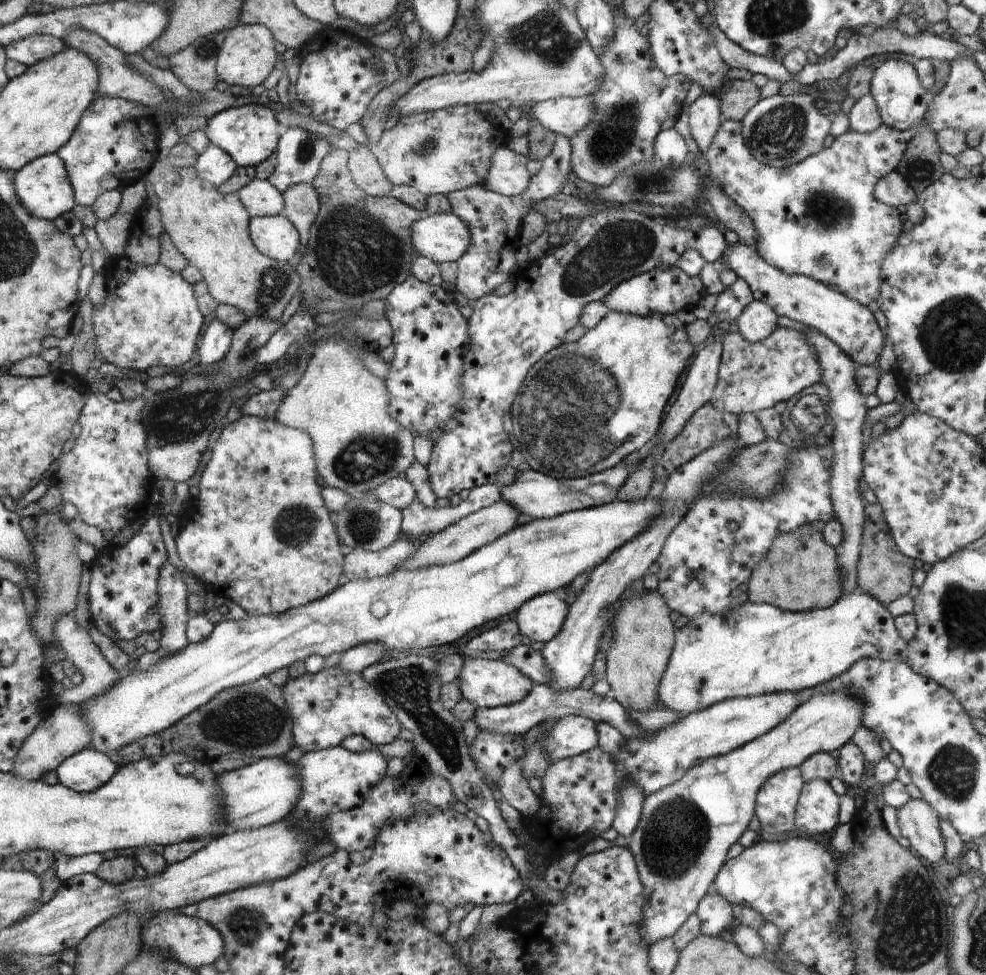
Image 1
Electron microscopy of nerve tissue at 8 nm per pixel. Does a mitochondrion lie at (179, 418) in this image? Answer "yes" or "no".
yes

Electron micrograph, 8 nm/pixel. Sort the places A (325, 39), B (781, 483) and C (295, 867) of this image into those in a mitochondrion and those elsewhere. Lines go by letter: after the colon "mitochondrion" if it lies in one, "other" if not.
A: other
B: other
C: other

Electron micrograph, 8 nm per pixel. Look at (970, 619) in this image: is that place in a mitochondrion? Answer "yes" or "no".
yes

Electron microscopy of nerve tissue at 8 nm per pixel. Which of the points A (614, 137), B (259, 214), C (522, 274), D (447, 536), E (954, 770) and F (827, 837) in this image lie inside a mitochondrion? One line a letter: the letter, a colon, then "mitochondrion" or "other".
A: mitochondrion
B: other
C: other
D: other
E: mitochondrion
F: other

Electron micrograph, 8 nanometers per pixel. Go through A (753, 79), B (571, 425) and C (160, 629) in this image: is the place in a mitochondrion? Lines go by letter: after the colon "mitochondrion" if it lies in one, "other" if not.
A: other
B: mitochondrion
C: other

